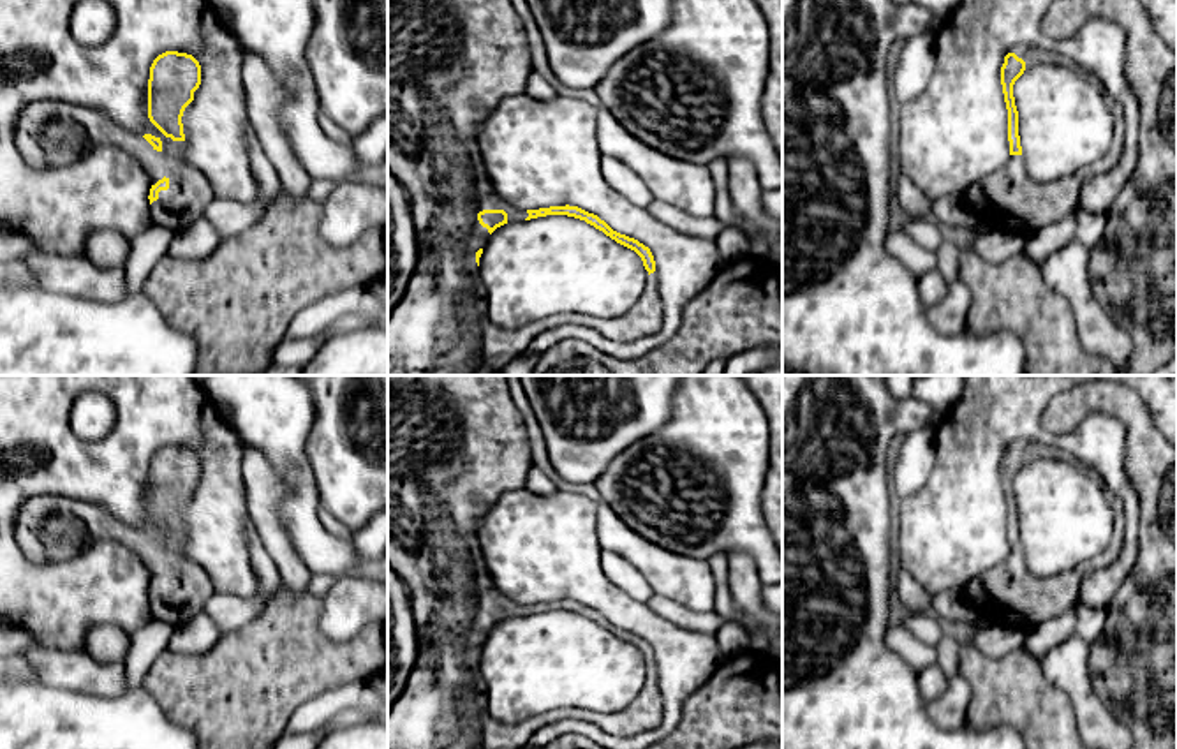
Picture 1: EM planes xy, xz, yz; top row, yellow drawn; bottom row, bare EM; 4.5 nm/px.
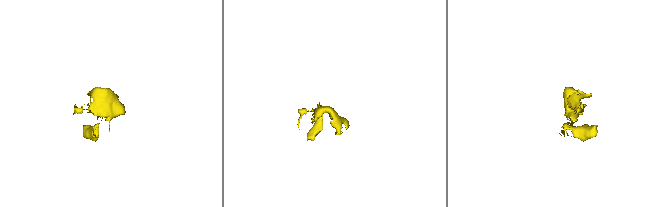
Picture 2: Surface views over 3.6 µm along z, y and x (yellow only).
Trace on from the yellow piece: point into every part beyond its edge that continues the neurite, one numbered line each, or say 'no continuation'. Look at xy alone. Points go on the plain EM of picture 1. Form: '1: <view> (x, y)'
1: xy (48, 527)

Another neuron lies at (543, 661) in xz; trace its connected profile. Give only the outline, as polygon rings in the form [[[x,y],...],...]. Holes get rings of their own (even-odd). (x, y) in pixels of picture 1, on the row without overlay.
[[[546,610],[497,622],[477,673],[490,716],[518,724],[562,707],[622,710],[641,693],[648,666],[634,645],[585,615]]]

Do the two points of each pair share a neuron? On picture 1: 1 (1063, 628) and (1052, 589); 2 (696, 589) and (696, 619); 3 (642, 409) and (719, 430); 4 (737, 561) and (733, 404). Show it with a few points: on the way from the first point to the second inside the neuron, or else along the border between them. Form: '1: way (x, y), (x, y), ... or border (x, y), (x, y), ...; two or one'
1: border (1073, 607), (1038, 622), (1028, 631); two
2: border (659, 594), (695, 610), (714, 610); two
3: border (673, 393), (670, 418), (636, 441); two
4: border (728, 554), (747, 554), (763, 584); two

